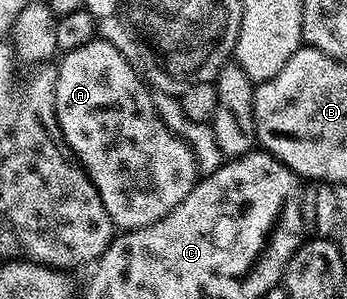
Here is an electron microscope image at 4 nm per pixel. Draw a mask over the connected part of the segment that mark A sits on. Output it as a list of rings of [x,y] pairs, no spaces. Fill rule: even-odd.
[[[93,39],[81,46],[74,47],[73,50],[65,52],[59,58],[59,61],[60,65],[57,64],[55,66],[56,114],[58,115],[58,123],[62,127],[62,135],[66,139],[66,143],[72,148],[76,158],[80,160],[80,165],[86,171],[90,183],[94,183],[94,187],[102,199],[102,207],[106,207],[106,215],[110,215],[113,226],[120,231],[141,229],[147,225],[158,223],[158,219],[162,219],[170,211],[174,211],[174,207],[178,207],[178,203],[182,203],[182,199],[186,199],[186,195],[190,195],[190,191],[196,186],[198,170],[196,160],[194,159],[194,151],[179,135],[171,133],[166,127],[166,123],[162,123],[162,119],[152,102],[152,93],[146,84],[145,78],[128,62],[126,55],[122,55],[122,51],[118,51],[118,47],[114,47],[110,43],[99,39]]]

